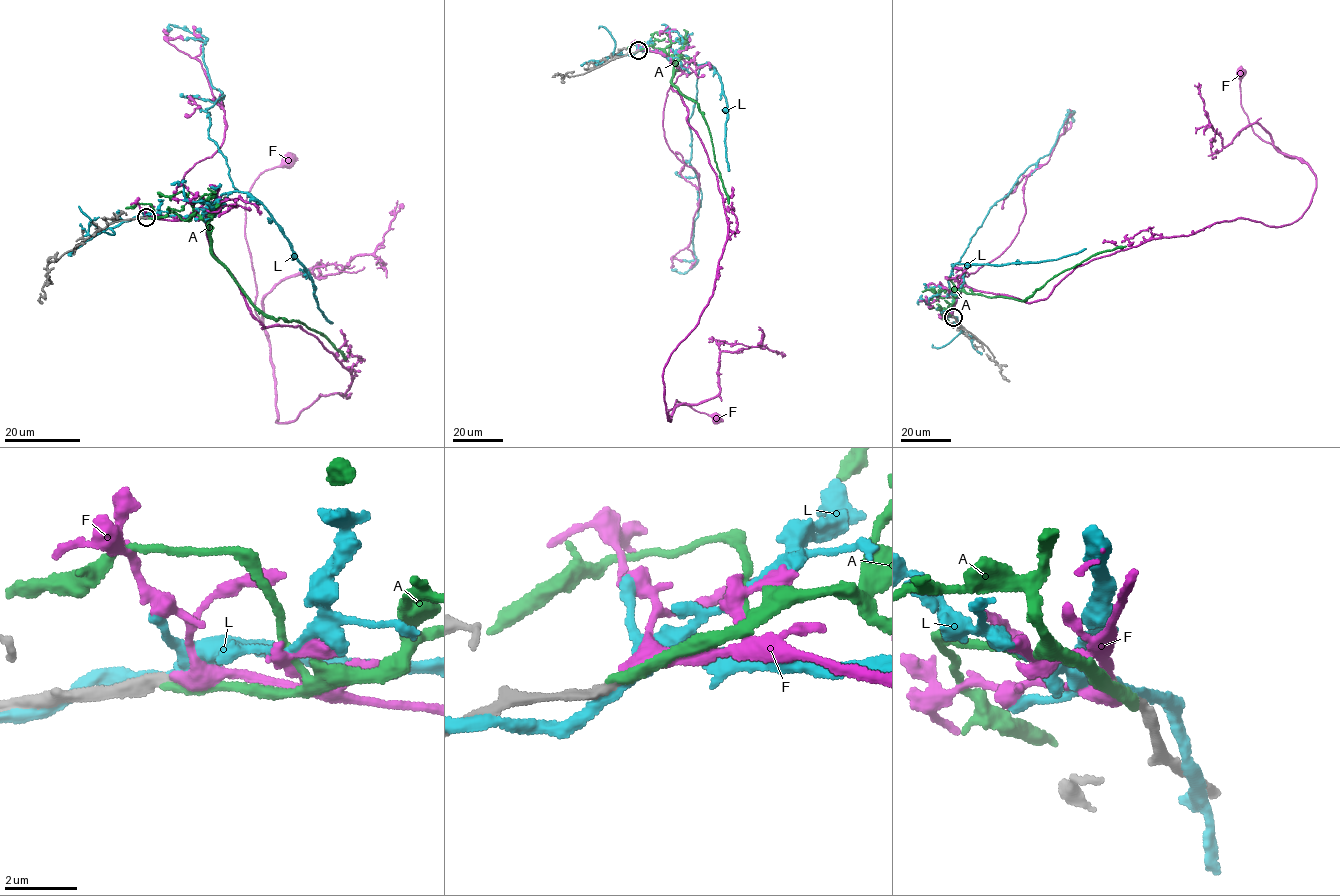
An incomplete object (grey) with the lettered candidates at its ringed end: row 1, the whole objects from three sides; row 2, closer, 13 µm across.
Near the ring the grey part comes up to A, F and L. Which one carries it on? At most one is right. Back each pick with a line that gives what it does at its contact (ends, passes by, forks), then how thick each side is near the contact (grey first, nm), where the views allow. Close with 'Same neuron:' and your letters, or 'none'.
F: It passes by. Thickness 320 nm (grey) against 400 nm
Same neuron: F

